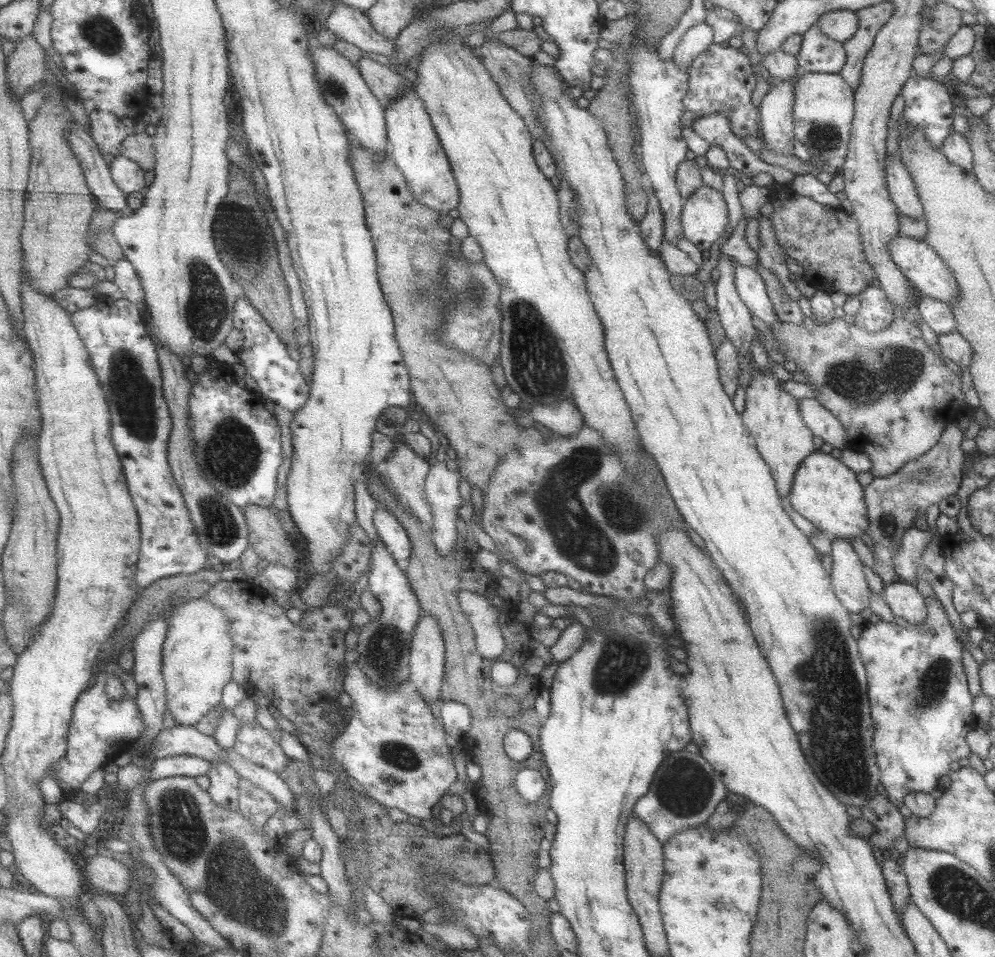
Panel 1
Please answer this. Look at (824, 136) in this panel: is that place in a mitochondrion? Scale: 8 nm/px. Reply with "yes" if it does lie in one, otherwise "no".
yes

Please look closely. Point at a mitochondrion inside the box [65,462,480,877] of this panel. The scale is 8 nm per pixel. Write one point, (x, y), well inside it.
(178, 818)

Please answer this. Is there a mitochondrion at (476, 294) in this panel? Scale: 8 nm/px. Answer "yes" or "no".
yes

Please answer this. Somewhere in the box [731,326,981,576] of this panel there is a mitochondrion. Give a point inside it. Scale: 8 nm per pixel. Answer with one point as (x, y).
(904, 368)

